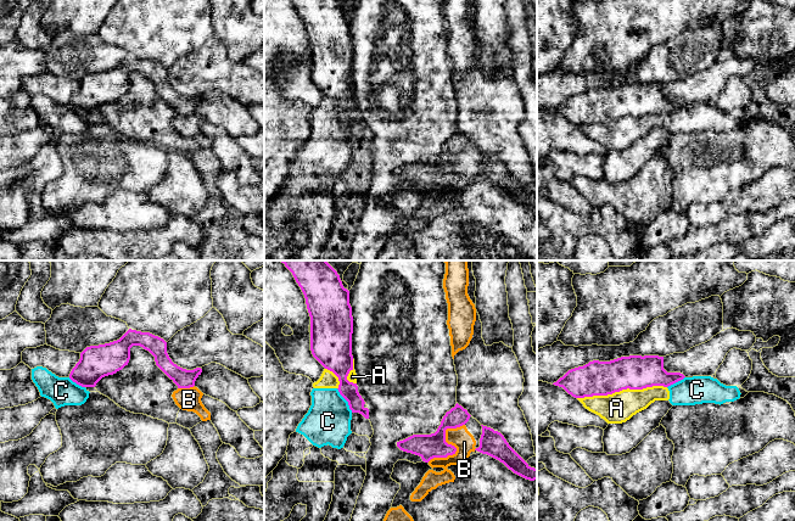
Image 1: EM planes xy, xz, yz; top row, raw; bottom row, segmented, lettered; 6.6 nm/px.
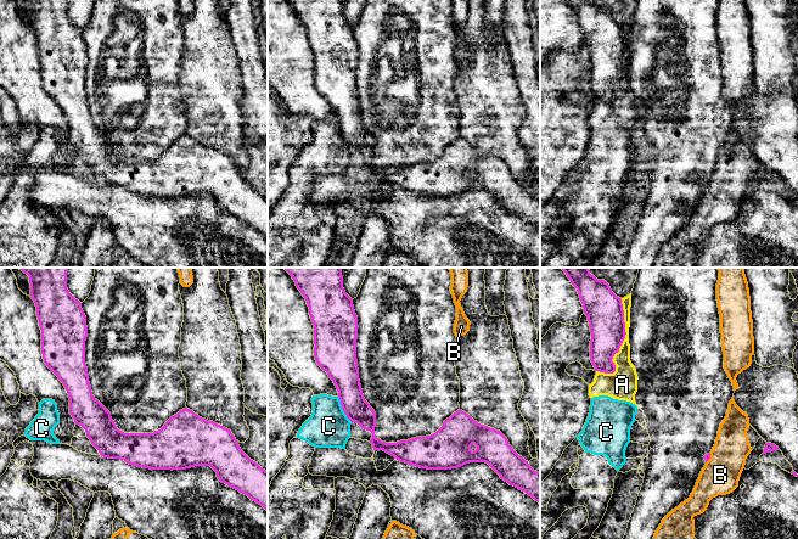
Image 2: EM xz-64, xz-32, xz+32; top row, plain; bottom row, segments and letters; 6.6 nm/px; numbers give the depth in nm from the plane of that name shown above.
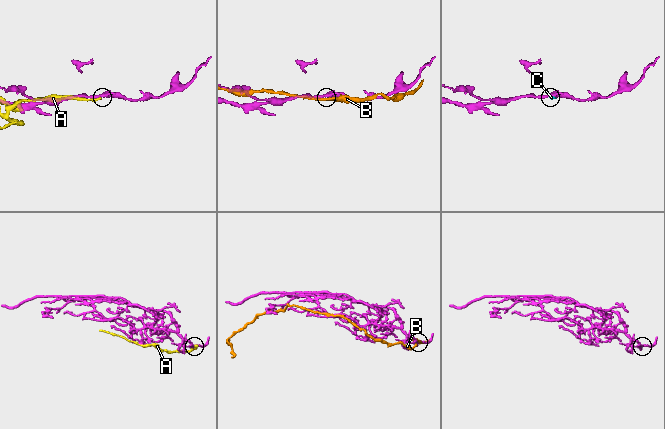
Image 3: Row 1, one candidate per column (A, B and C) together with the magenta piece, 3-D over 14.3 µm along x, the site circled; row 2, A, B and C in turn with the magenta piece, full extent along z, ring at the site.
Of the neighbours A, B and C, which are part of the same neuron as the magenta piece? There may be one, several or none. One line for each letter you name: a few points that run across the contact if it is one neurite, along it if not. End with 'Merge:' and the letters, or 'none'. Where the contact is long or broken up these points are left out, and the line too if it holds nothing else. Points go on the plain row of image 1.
Merge: none

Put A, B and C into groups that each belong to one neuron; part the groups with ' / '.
A C / B

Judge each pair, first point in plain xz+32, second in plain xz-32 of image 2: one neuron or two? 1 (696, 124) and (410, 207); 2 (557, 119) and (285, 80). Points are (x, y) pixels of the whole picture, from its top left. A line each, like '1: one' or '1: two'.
1: two
2: two

